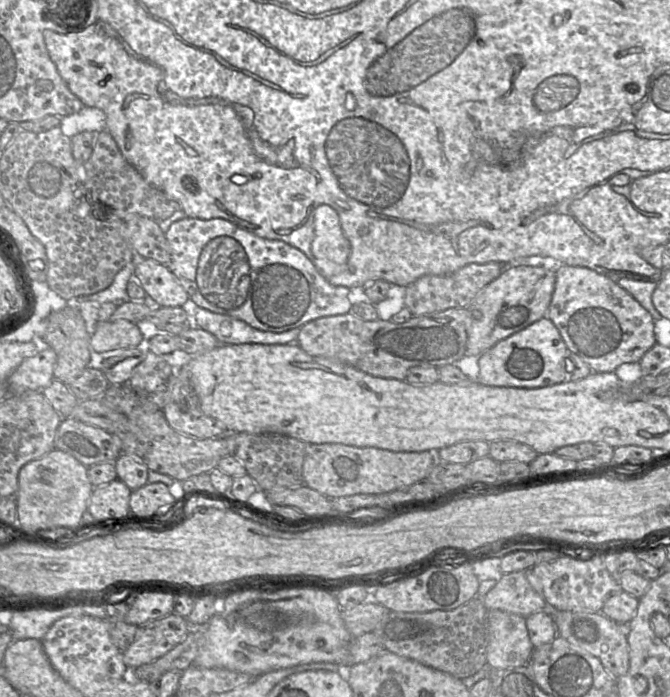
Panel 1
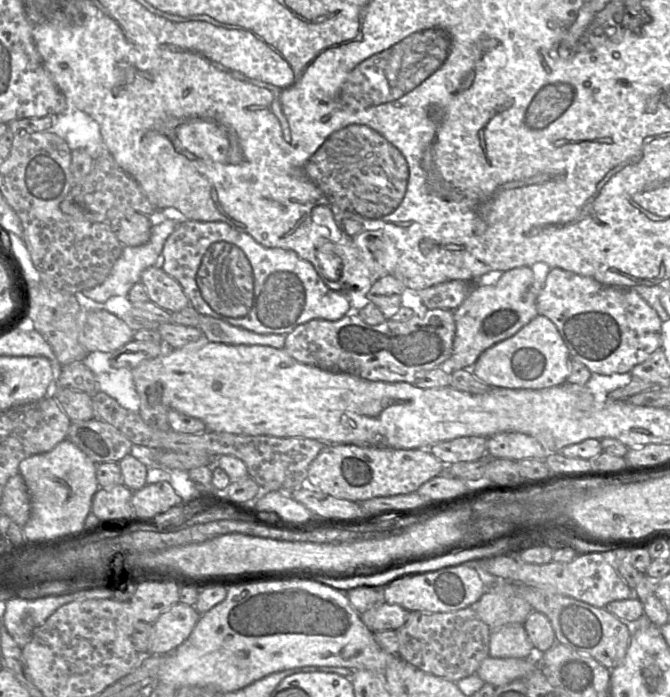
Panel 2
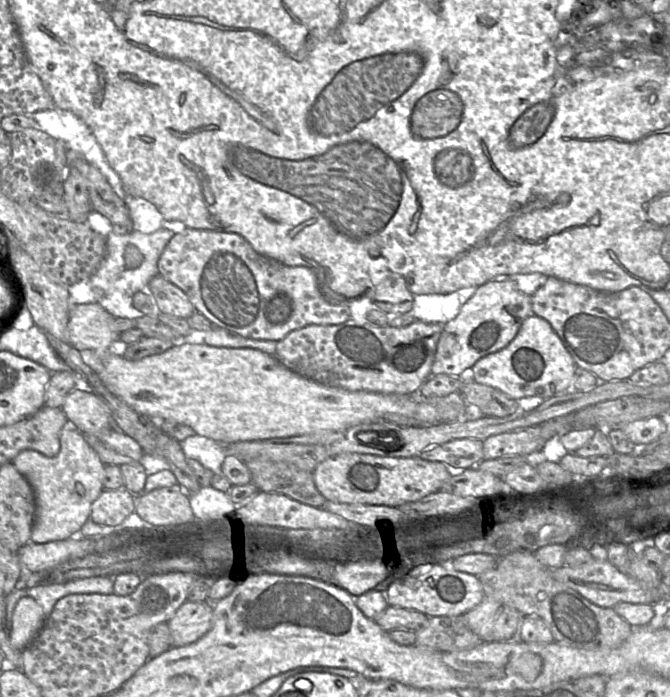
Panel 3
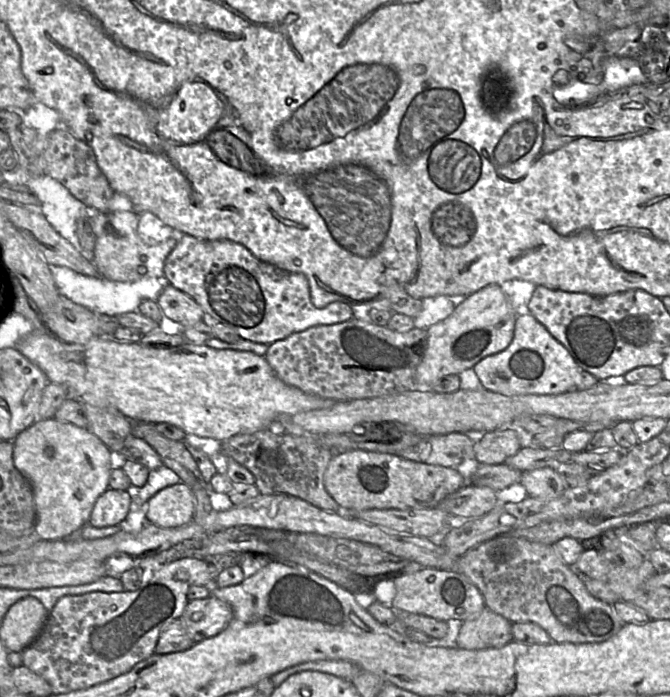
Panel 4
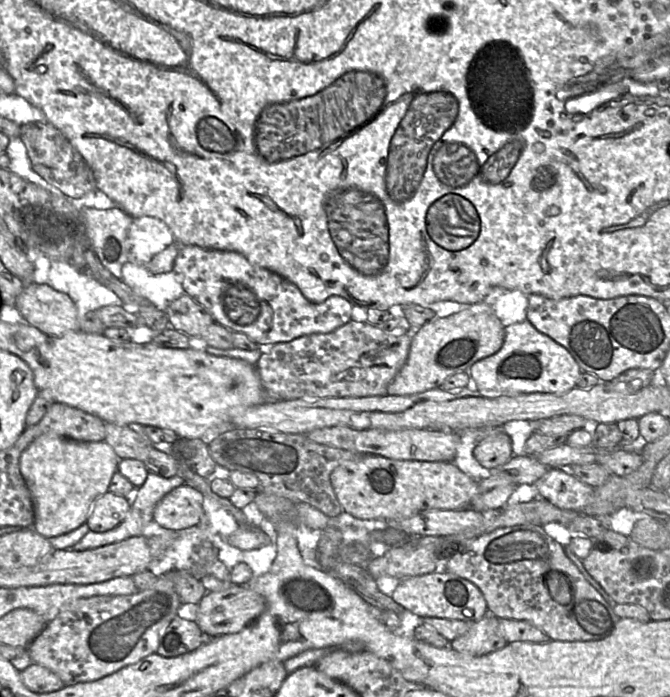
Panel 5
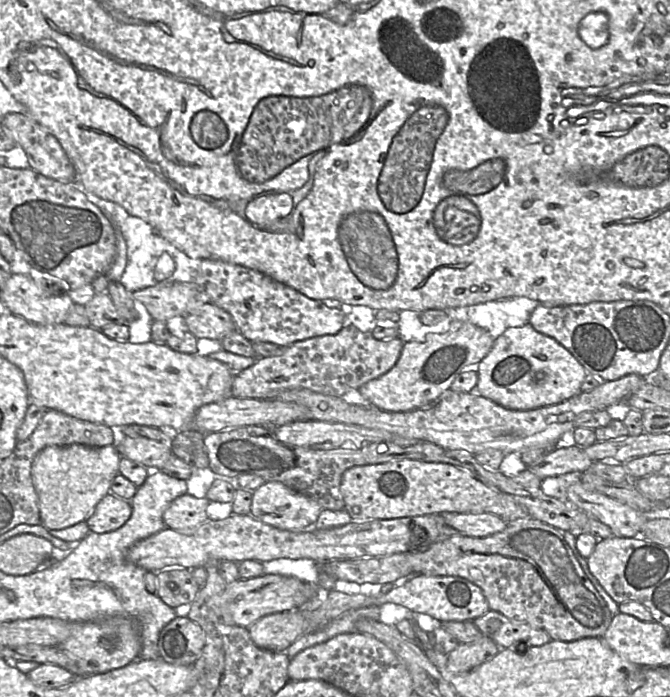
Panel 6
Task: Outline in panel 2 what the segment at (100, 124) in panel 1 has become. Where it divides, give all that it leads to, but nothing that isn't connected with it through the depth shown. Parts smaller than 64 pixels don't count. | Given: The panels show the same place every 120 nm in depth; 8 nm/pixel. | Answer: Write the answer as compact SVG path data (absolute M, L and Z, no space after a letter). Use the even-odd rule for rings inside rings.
M68 107L54 117L49 131L63 138L71 151L85 150L95 160L105 149L98 123L86 112Z

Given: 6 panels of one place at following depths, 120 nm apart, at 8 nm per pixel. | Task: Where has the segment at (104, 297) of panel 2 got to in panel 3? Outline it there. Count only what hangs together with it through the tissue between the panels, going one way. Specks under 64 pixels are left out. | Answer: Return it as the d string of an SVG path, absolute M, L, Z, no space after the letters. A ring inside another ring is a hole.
M92 210L87 218L91 229L106 236L107 251L104 259L90 277L91 286L105 294L116 290L131 296L138 291L147 290L150 280L159 274L158 260L170 239L176 234L168 229L160 229L151 234L144 234L137 230L119 232L108 218Z

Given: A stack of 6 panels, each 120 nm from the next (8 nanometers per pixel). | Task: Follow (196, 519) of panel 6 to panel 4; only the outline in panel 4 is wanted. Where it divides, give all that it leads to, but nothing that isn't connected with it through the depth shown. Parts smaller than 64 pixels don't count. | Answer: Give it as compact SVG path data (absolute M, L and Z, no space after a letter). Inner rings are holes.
M180 481L154 494L147 501L144 511L149 523L162 528L173 528L192 521L194 508L192 489Z

